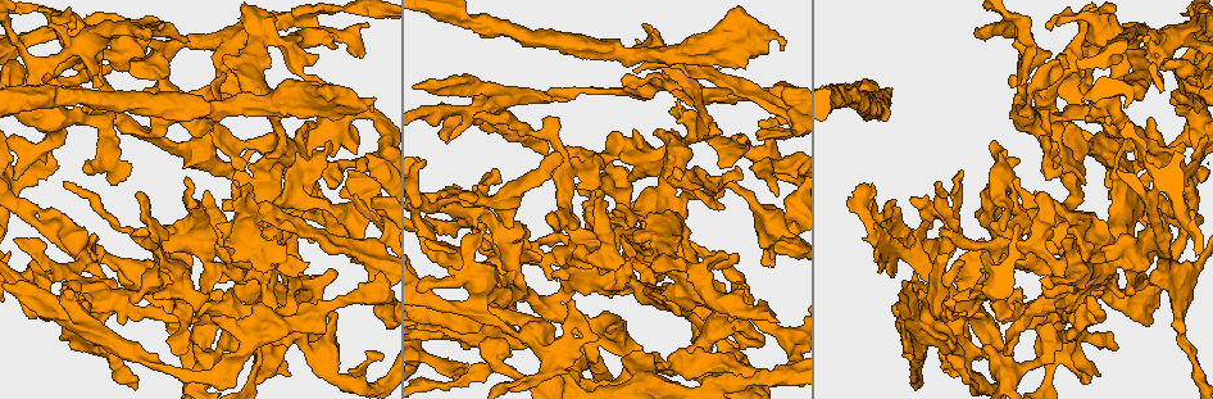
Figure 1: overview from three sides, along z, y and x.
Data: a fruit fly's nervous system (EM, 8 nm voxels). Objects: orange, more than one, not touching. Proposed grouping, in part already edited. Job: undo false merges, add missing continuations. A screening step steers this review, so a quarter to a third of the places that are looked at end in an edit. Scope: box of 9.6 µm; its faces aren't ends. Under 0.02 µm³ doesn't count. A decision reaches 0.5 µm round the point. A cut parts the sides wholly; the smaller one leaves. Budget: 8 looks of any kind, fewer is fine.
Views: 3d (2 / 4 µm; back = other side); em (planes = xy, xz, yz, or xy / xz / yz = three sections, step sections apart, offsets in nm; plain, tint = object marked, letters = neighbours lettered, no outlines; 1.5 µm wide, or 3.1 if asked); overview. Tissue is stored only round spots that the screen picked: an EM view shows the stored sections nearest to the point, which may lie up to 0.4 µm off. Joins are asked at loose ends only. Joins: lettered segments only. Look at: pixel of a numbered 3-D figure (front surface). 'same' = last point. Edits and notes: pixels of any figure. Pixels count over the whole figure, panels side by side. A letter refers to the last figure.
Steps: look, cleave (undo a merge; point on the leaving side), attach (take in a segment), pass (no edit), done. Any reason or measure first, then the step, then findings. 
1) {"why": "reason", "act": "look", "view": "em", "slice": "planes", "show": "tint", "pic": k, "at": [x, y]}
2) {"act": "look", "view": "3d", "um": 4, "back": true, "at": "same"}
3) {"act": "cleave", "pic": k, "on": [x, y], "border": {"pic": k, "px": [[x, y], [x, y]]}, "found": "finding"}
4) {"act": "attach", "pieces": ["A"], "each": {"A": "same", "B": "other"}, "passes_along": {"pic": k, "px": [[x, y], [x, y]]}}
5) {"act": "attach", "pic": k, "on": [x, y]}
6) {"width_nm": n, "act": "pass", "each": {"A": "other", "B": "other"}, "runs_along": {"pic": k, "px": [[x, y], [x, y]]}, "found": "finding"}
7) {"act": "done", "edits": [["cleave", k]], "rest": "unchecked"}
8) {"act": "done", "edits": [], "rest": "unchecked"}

{"why": "sudden change in width", "act": "look", "view": "3d", "um": 2, "pic": 1, "at": [156, 33]}

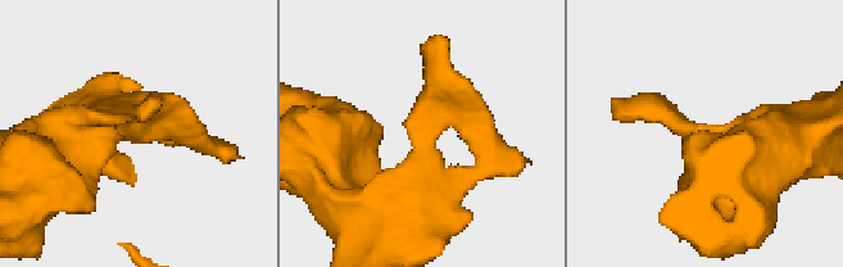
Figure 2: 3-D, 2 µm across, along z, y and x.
{"act": "look", "view": "em", "slice": "planes", "show": "letters", "pic": 2, "at": [424, 133]}

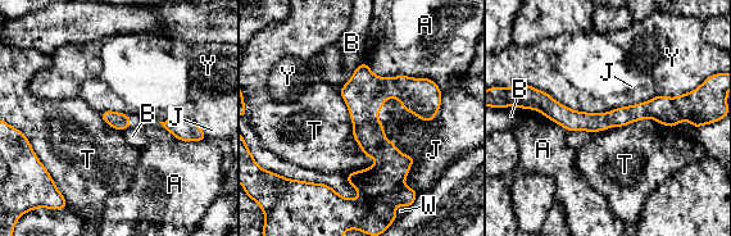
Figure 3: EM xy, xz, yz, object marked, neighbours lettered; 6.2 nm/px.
{"act": "pass", "each": {"A": "other", "B": "other", "J": "other", "T": "other", "W": "other", "Y": "other"}, "border": {"pic": 3, "px": [[339, 90], [376, 159], [348, 175]]}, "found": "all the same cell"}

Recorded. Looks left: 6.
{"why": "free end", "act": "look", "view": "3d", "um": 4, "pic": 1, "at": [1162, 66]}

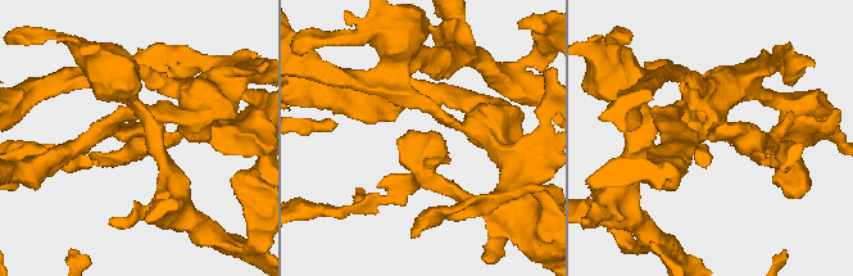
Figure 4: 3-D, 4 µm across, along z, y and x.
{"why": "need the tissue", "act": "look", "view": "em", "slice": "planes", "show": "letters", "pic": 4, "at": [438, 133]}

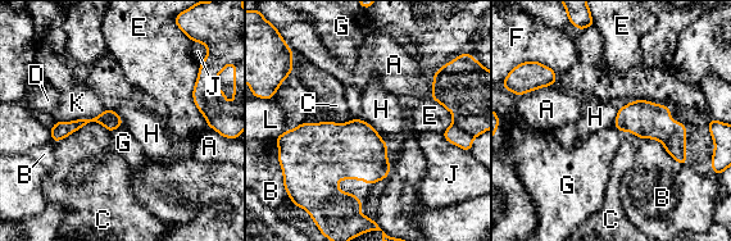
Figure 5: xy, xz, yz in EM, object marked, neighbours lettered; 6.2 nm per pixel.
{"width_nm": 120, "act": "pass", "each": {"A": "other", "B": "other", "C": "other", "D": "other", "E": "other", "F": "other", "G": "other", "H": "other", "J": "other", "K": "other", "L": "other"}, "runs_along": {"pic": 5, "px": [[118, 123], [89, 119], [54, 137]]}, "found": "none of them fits"}

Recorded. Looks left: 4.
{"why": "an open end", "act": "look", "view": "em", "slice": "planes", "show": "letters", "pic": 1, "at": [474, 96]}

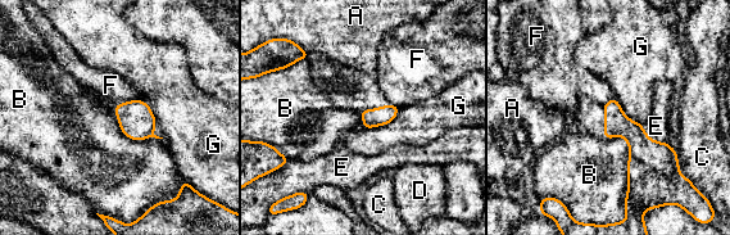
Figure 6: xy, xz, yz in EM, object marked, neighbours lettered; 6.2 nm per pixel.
{"act": "pass", "each": {"A": "other", "B": "other", "C": "other", "D": "other", "E": "other", "F": "other", "G": "other"}, "border": {"pic": 6, "px": [[602, 138], [628, 144], [625, 200]]}, "found": "none of them fits"}

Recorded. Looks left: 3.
{"act": "done", "edits": [], "rest": "unchecked"}

